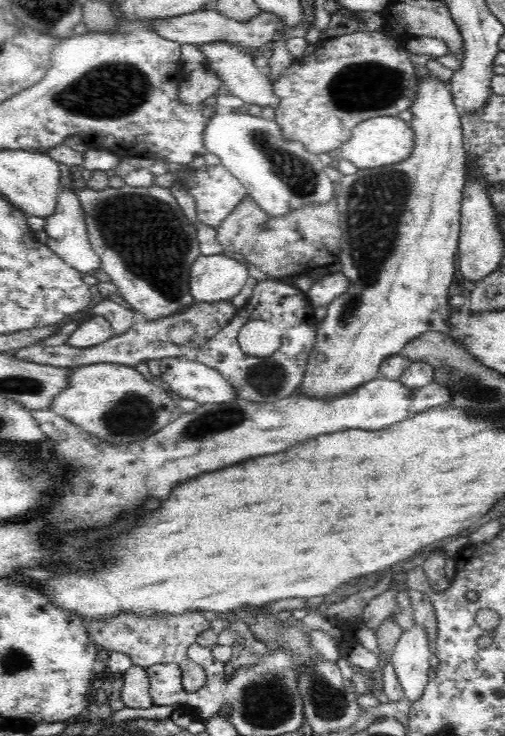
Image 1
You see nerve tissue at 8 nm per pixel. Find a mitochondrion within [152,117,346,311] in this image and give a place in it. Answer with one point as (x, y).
(297, 174)

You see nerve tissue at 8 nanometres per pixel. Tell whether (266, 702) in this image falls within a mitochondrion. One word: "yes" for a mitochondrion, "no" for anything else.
yes

